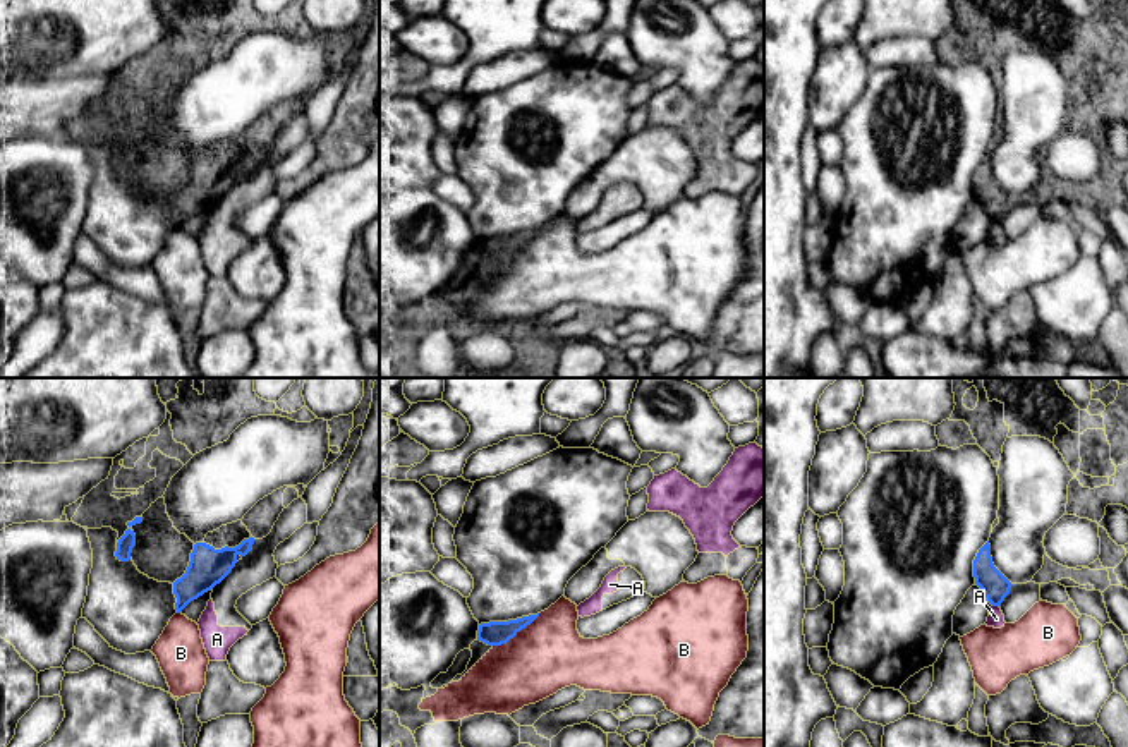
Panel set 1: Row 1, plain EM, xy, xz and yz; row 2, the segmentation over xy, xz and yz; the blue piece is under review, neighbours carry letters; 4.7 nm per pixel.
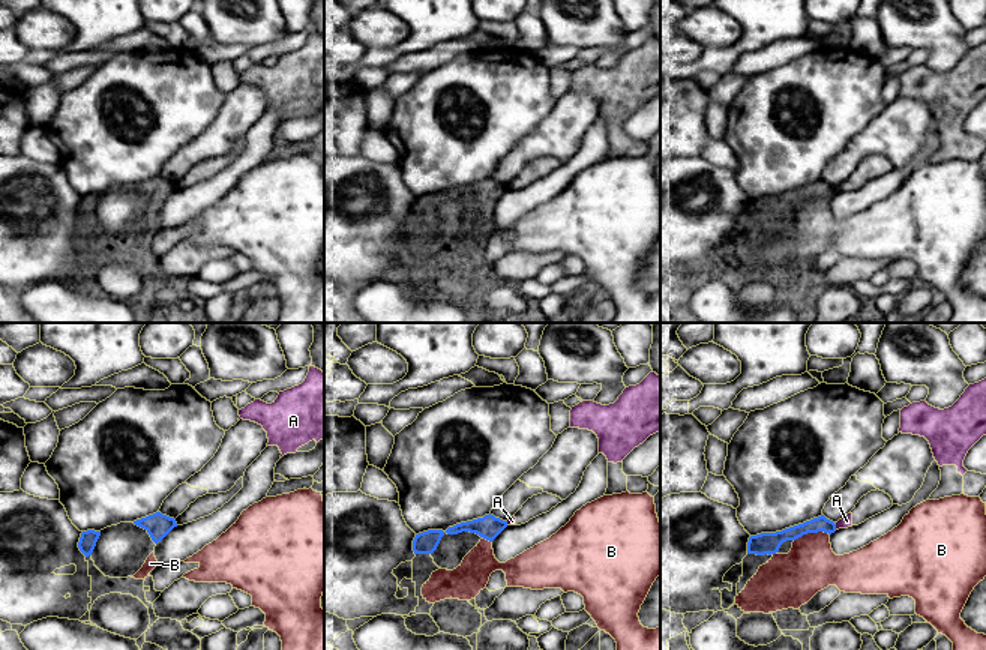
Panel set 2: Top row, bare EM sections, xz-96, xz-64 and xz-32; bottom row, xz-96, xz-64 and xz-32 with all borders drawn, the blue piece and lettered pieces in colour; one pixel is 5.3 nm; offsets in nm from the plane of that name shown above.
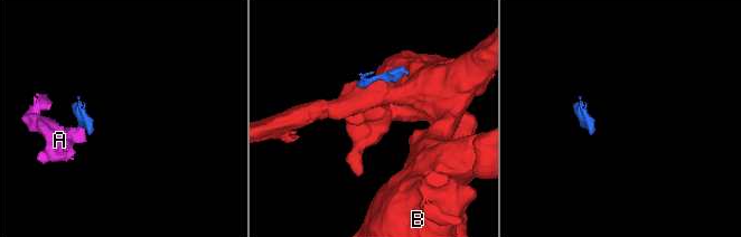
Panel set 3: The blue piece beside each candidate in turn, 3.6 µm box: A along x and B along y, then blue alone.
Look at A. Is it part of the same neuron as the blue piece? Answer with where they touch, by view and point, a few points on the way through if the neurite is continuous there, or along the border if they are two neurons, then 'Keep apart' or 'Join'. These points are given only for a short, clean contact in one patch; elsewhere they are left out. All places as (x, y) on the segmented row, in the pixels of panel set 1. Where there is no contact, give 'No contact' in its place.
Touches blue at yz (996, 605). Boundary: yz (993, 605), (998, 607). Keep apart

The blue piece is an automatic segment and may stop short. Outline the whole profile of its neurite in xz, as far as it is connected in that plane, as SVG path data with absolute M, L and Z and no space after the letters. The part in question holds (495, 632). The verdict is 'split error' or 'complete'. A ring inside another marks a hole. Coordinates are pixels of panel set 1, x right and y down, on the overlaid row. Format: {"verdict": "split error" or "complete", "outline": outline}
{"verdict": "complete", "outline": "M537 615L522 616L517 620L508 622L489 622L481 623L477 630L477 641L488 644L488 646L501 646L506 644L510 639L513 639L522 629L531 625Z"}

